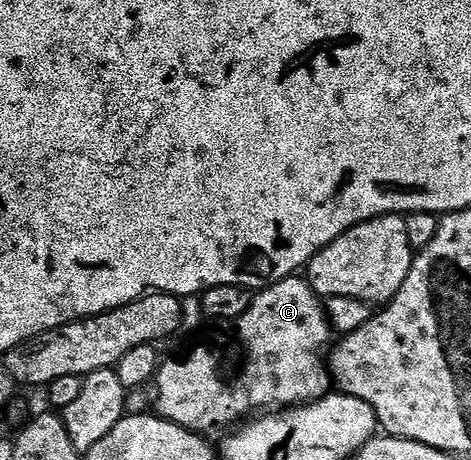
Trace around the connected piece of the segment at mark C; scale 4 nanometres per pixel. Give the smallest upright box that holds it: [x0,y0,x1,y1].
[156,275,332,434]

